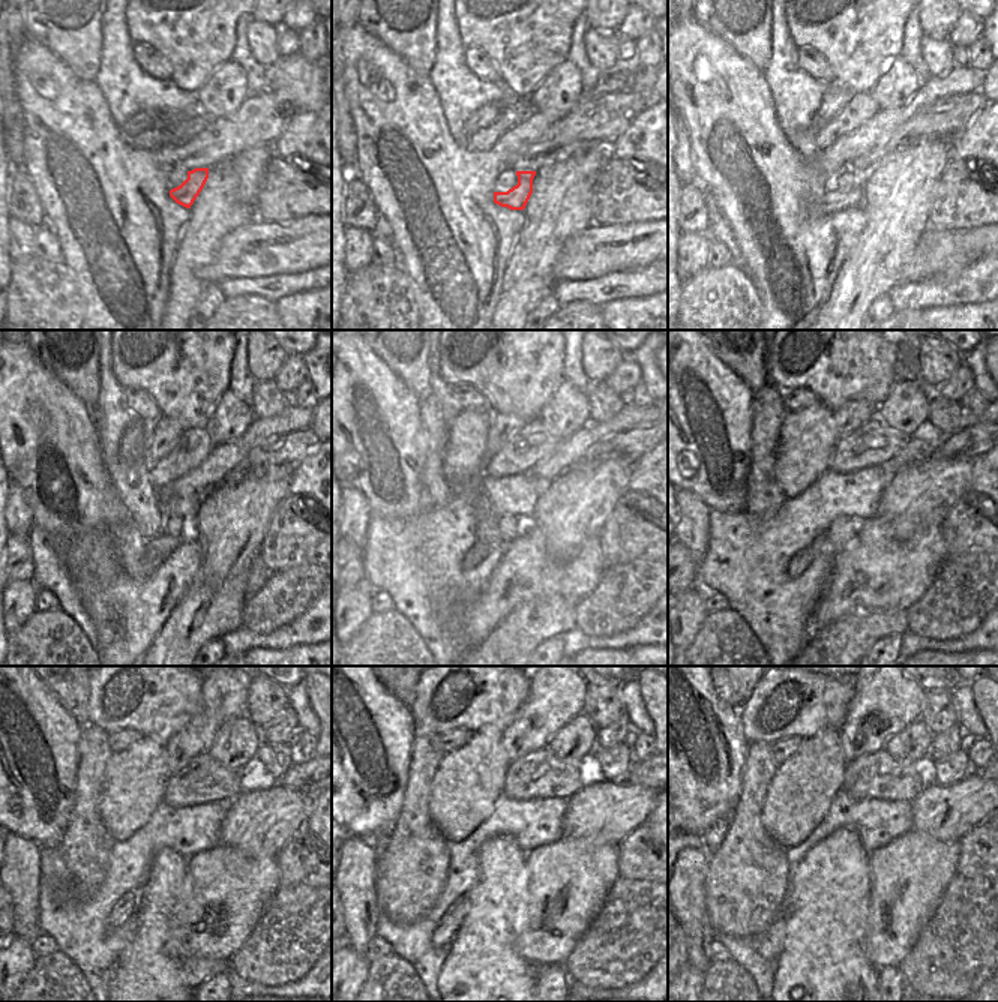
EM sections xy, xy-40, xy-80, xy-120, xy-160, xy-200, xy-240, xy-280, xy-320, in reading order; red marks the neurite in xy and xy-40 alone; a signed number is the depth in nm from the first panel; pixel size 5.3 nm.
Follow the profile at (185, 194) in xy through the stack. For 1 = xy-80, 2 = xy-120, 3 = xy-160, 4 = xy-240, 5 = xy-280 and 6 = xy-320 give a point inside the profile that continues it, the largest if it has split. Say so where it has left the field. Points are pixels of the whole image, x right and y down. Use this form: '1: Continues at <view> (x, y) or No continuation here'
1: Continues at xy-80 (833, 201)
2: Continues at xy-120 (158, 551)
3: Continues at xy-160 (492, 551)
4: Continues at xy-240 (126, 908)
5: Continues at xy-280 (450, 921)
6: Continues at xy-320 (770, 942).

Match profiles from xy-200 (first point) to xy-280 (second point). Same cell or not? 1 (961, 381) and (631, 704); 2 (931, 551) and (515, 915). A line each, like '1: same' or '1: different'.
1: different
2: different

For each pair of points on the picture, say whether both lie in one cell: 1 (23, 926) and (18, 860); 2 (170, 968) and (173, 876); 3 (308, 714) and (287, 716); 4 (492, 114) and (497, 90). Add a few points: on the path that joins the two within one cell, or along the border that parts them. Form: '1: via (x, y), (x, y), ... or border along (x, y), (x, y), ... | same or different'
1: via (23, 909), (21, 876) | same
2: via (155, 945), (155, 912), (159, 899) | same
3: border along (290, 707), (299, 725) | different
4: border along (503, 104), (485, 104), (465, 125) | different

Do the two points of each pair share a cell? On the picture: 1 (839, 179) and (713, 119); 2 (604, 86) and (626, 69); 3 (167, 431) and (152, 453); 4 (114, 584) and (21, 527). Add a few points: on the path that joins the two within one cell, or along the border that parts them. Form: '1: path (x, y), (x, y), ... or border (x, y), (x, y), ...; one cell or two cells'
1: border (842, 168), (827, 182), (826, 191); two cells
2: path (610, 83), (620, 75); one cell
3: path (164, 437), (158, 447); one cell
4: border (21, 491), (30, 509), (30, 519), (35, 524); two cells

